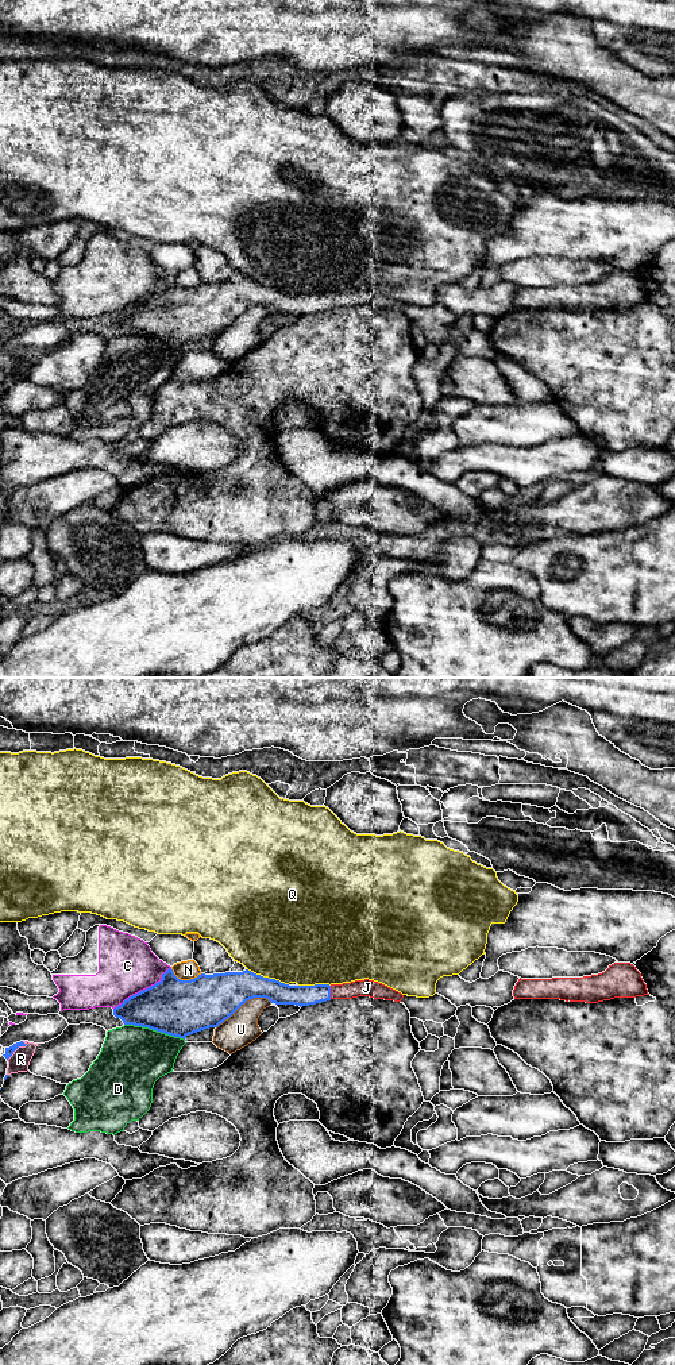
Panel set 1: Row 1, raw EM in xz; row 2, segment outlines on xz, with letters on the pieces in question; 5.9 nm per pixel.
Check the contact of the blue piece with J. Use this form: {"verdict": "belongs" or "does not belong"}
{"verdict": "belongs"}

